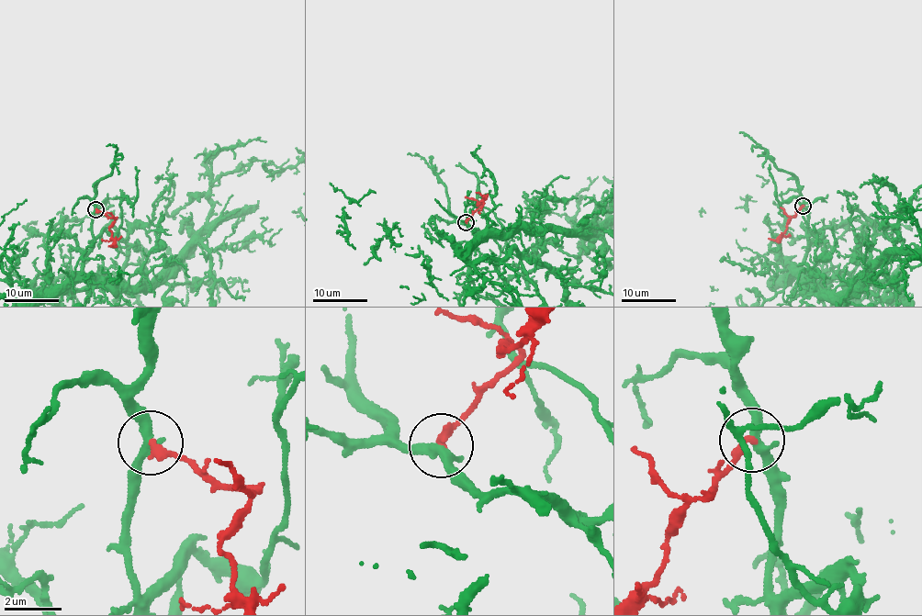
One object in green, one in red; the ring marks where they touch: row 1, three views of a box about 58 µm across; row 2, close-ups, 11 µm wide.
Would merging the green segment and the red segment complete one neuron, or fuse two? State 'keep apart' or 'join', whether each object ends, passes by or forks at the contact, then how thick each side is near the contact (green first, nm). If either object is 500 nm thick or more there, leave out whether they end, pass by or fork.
keep apart; green passes by; red ends; calibres 340 and 300 nm

